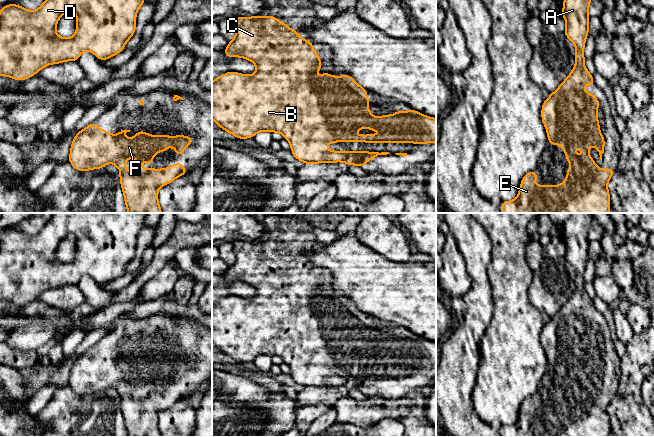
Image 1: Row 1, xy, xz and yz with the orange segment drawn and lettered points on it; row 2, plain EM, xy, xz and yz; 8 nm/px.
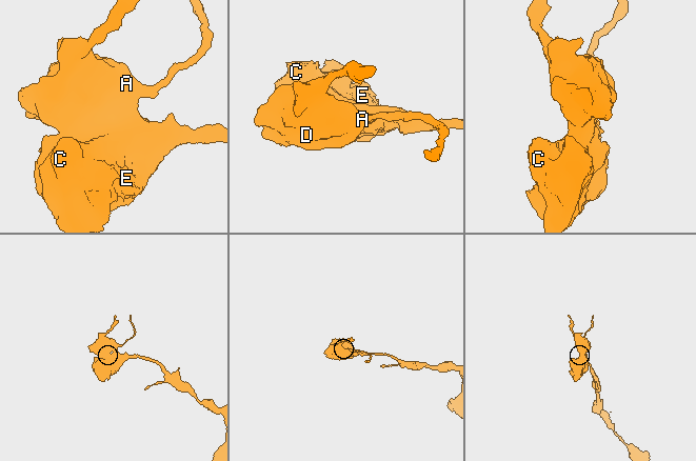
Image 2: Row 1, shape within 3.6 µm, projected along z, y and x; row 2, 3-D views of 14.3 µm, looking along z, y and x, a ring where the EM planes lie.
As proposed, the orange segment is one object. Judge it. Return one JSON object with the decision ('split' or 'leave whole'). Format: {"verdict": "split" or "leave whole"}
{"verdict": "leave whole"}

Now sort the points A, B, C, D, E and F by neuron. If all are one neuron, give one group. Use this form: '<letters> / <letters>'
A B C D E F

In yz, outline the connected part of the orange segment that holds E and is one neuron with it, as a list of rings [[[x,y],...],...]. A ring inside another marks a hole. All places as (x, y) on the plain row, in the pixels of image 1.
[[[571,213],[562,225],[561,239],[566,245],[564,259],[576,272],[576,288],[560,310],[544,324],[541,332],[541,343],[548,359],[547,365],[551,369],[561,369],[566,384],[570,386],[566,404],[561,409],[535,409],[533,405],[538,403],[538,398],[535,395],[527,397],[522,402],[517,421],[513,425],[500,427],[500,437],[521,437],[523,433],[526,437],[609,437],[611,423],[607,409],[616,394],[599,393],[588,376],[589,371],[595,370],[602,386],[605,364],[600,356],[597,339],[600,326],[592,317],[587,317],[582,312],[584,309],[595,308],[593,300],[584,289],[584,271],[589,256],[588,233],[593,218],[593,213]],[[576,371],[582,372],[581,383],[573,375]]]

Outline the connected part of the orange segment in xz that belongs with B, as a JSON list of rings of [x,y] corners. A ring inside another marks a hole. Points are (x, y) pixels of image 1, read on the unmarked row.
[[[251,240],[247,241],[234,241],[232,242],[234,253],[236,255],[236,260],[229,266],[228,270],[224,273],[224,277],[228,282],[231,281],[241,281],[246,284],[253,286],[256,289],[256,297],[252,299],[240,298],[238,296],[227,296],[223,299],[220,299],[218,302],[212,305],[212,343],[215,347],[227,355],[228,357],[234,359],[239,363],[253,362],[260,355],[268,355],[270,357],[279,356],[283,359],[291,369],[291,376],[294,381],[302,385],[305,388],[317,388],[317,387],[335,387],[335,386],[344,386],[348,390],[357,389],[359,391],[364,391],[368,384],[373,384],[378,379],[387,379],[389,376],[368,376],[368,375],[331,375],[326,374],[325,370],[333,366],[366,366],[366,367],[414,367],[414,368],[425,368],[425,367],[436,367],[436,342],[423,339],[420,336],[412,333],[409,335],[396,335],[392,339],[380,339],[378,343],[368,334],[368,328],[371,326],[367,322],[367,313],[361,311],[352,301],[347,298],[343,298],[340,301],[335,300],[334,298],[329,298],[323,295],[322,301],[312,300],[312,297],[319,296],[321,292],[321,283],[317,276],[313,274],[314,268],[306,265],[306,262],[301,262],[298,255],[293,255],[287,247],[282,247],[274,240]],[[362,352],[369,352],[372,354],[410,354],[411,359],[351,359],[351,356],[357,355]]]

